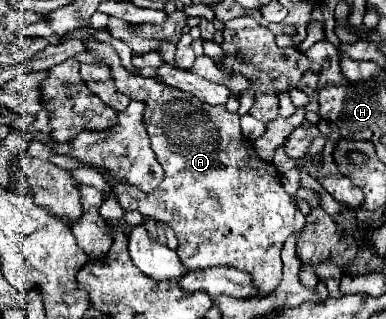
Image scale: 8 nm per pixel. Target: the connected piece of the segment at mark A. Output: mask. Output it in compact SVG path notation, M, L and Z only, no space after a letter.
M94 38L84 40L84 44L112 68L112 76L120 92L126 92L132 100L146 102L146 130L152 142L152 150L164 168L162 186L150 194L144 194L124 180L114 184L112 192L118 204L122 204L124 210L136 210L142 216L152 216L158 222L168 222L178 238L176 254L188 270L228 264L250 274L254 284L258 284L258 292L262 292L262 298L272 294L282 280L280 250L284 246L284 240L292 232L300 230L306 224L306 218L282 188L276 166L272 162L260 160L256 150L250 148L254 144L240 132L240 114L228 112L226 106L202 104L202 100L194 100L194 96L186 96L186 92L170 88L168 84L162 84L154 78L132 76L122 66L118 54L110 44L100 44Z

